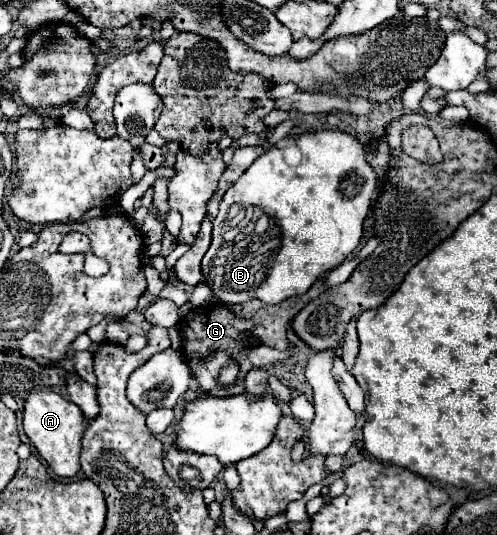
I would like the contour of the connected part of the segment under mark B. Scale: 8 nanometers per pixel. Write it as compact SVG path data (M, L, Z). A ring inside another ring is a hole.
M320 130L298 136L302 162L288 166L280 148L266 150L240 178L228 188L214 220L212 244L202 258L202 274L220 302L238 304L258 298L266 304L304 294L324 272L340 266L362 238L362 222L376 194L376 174L364 158L362 144L344 132Z

